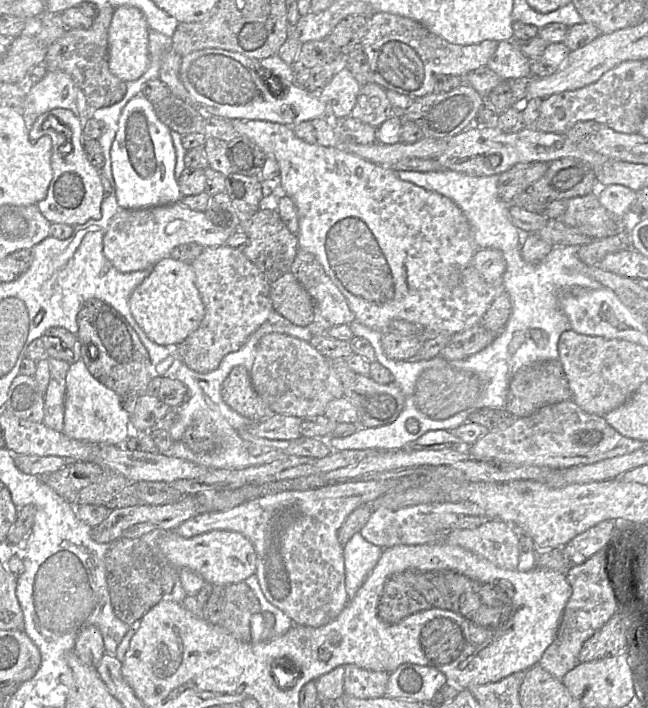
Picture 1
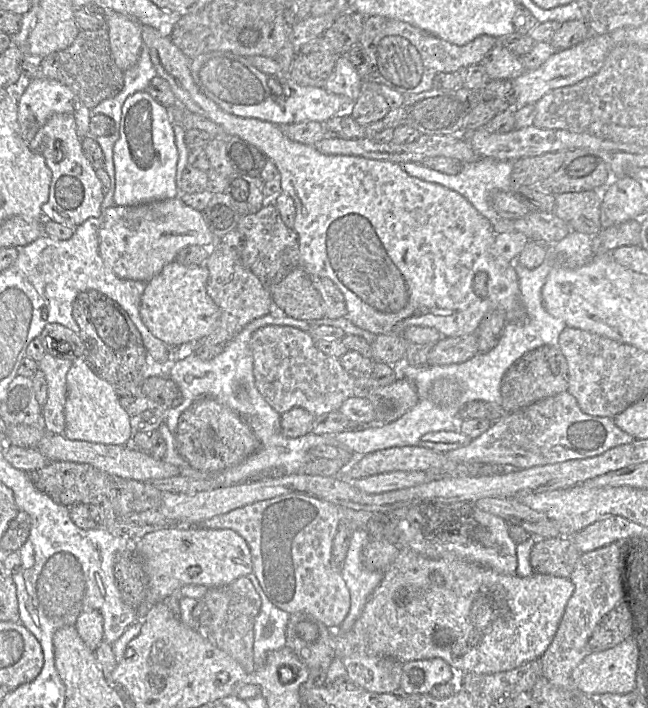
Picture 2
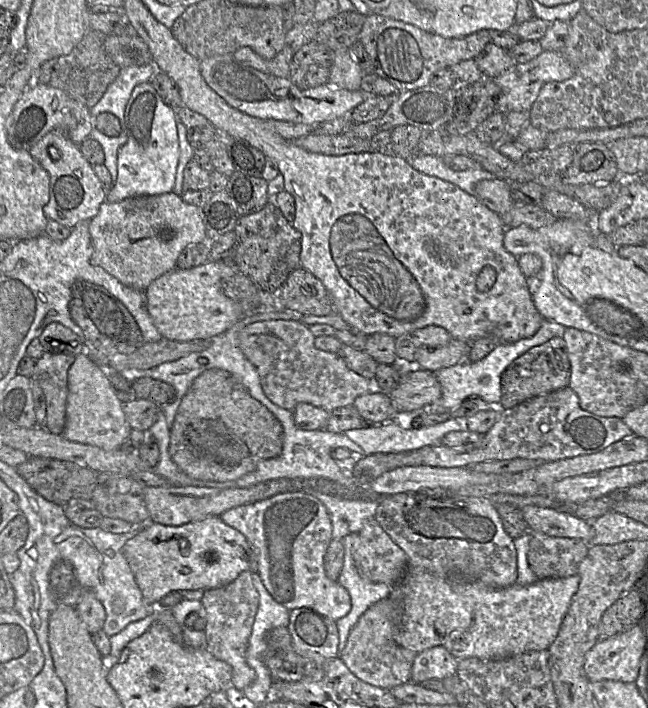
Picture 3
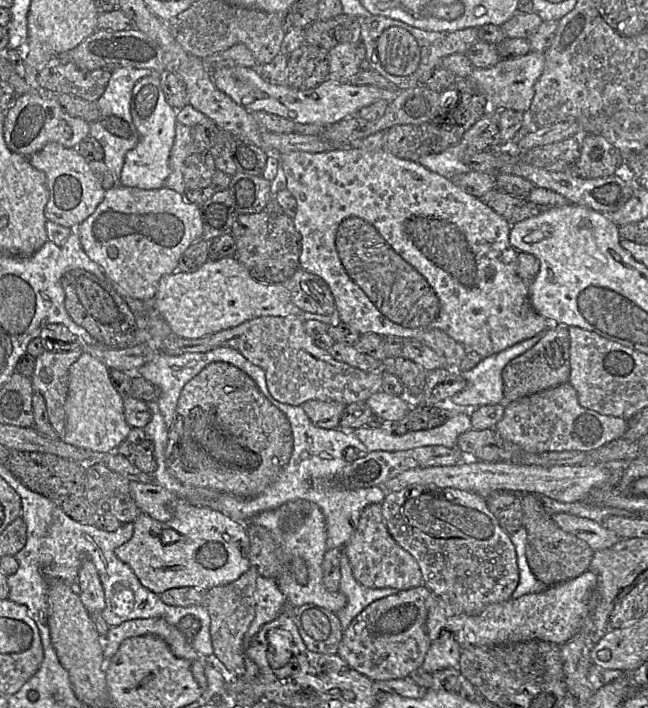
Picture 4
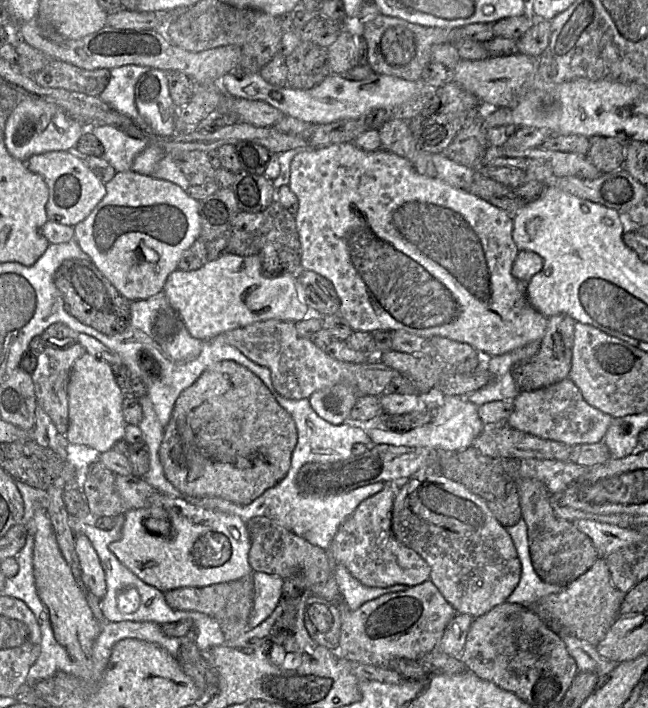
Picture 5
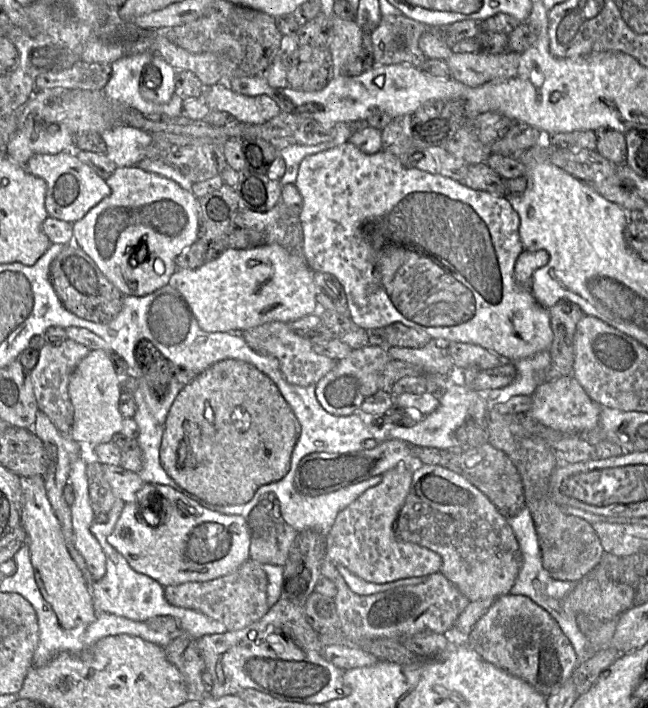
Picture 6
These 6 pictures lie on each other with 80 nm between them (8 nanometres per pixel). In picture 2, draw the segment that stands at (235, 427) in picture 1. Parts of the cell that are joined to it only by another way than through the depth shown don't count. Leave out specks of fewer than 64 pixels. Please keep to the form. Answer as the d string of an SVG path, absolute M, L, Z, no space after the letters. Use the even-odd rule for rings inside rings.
M272 302L269 314L248 323L215 358L203 361L193 352L176 361L171 368L169 378L180 388L183 402L179 406L167 409L165 421L160 424L157 430L166 443L164 460L178 467L180 476L208 478L217 482L219 486L231 486L251 479L261 478L264 472L275 468L284 468L287 470L287 474L297 474L295 472L301 466L316 458L310 454L310 450L318 445L328 444L338 447L339 450L349 449L337 441L334 434L317 435L310 432L298 438L288 438L282 435L280 426L281 414L267 403L256 387L253 354L250 347L253 333L257 329L268 325L291 326L308 333L313 329L307 321L285 316L285 313ZM205 397L212 398L243 415L259 440L259 448L246 460L236 466L215 473L203 473L193 469L179 454L175 440L178 419L182 412L194 401Z

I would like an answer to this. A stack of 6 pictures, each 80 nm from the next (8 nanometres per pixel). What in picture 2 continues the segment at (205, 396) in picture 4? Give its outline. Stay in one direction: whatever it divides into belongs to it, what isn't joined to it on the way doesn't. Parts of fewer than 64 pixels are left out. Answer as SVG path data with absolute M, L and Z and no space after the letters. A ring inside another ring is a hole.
M208 397L194 401L182 412L178 419L175 440L181 457L193 469L203 473L220 472L236 466L259 448L259 440L247 419Z

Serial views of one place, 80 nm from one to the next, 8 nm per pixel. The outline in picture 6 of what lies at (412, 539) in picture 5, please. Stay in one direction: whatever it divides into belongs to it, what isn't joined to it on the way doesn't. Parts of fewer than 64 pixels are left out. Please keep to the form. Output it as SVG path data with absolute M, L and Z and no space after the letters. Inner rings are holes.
M416 464L409 493L394 525L394 534L398 541L418 544L439 554L442 559L439 572L470 602L510 594L521 567L521 551L507 518L467 479L439 465Z

